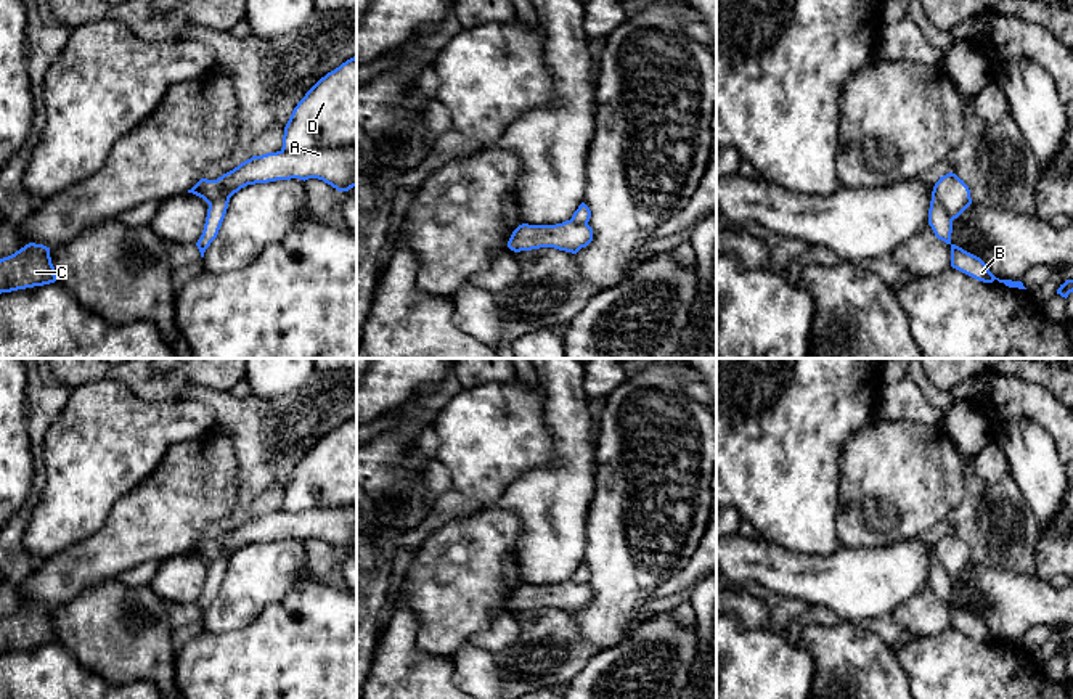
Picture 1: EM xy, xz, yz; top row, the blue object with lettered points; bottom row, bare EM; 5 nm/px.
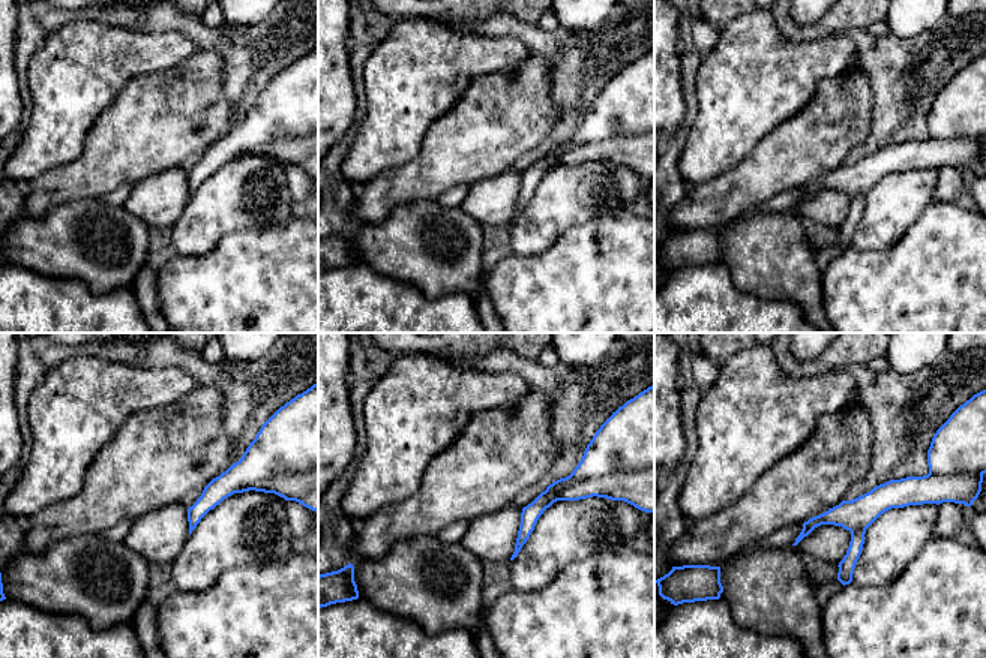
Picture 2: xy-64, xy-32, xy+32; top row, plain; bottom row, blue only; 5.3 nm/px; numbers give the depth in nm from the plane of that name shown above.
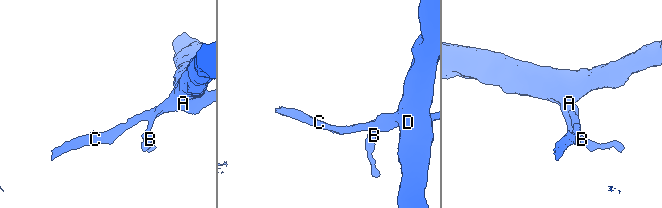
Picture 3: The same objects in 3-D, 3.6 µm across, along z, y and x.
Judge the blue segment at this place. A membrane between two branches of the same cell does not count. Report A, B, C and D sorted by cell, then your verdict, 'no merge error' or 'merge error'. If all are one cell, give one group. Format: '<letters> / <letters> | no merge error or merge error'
A C / B D | merge error

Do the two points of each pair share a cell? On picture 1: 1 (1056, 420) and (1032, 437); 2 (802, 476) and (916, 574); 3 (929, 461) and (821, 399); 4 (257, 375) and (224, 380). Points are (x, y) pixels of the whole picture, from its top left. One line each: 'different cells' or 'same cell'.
1: different cells
2: different cells
3: different cells
4: different cells

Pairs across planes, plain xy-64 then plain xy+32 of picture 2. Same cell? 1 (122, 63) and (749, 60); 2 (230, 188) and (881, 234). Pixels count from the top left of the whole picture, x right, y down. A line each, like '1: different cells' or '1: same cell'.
1: same cell
2: same cell

